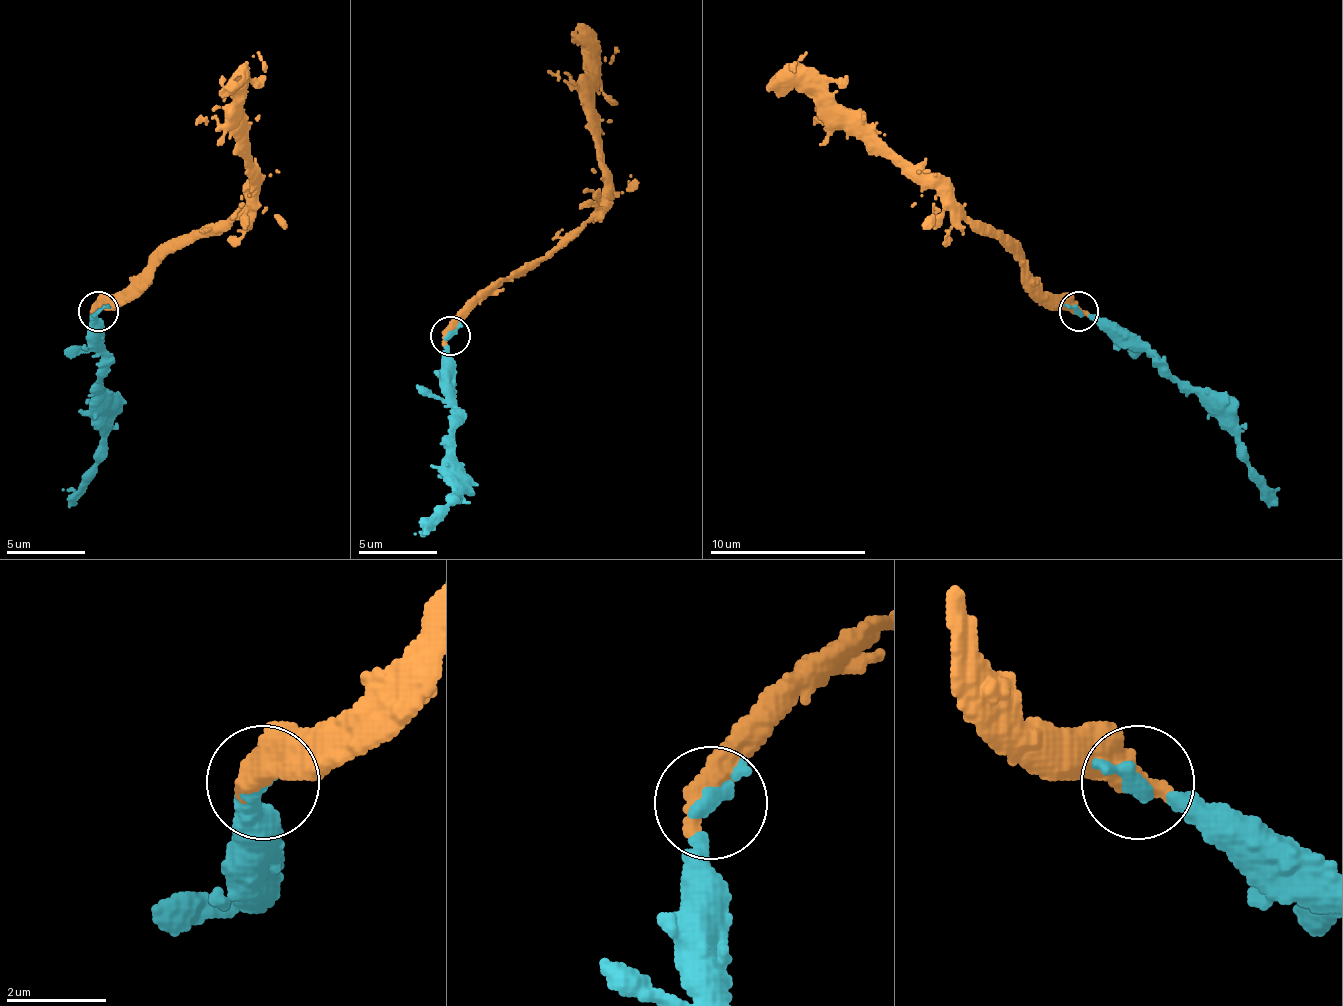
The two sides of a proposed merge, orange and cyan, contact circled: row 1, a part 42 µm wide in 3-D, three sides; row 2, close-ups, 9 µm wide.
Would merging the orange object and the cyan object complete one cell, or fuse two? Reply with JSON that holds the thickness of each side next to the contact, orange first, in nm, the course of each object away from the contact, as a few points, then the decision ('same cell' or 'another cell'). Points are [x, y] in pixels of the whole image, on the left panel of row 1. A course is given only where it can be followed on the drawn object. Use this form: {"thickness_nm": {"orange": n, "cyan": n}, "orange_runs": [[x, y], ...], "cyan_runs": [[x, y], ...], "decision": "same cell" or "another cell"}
{"thickness_nm": {"orange": 550, "cyan": 360}, "orange_runs": [[97, 312], [117, 304], [168, 253], [207, 237], [246, 202], [254, 186], [242, 65], [258, 57], [266, 73]], "cyan_runs": [[97, 312], [93, 331], [101, 394], [101, 457], [70, 508]], "decision": "same cell"}

